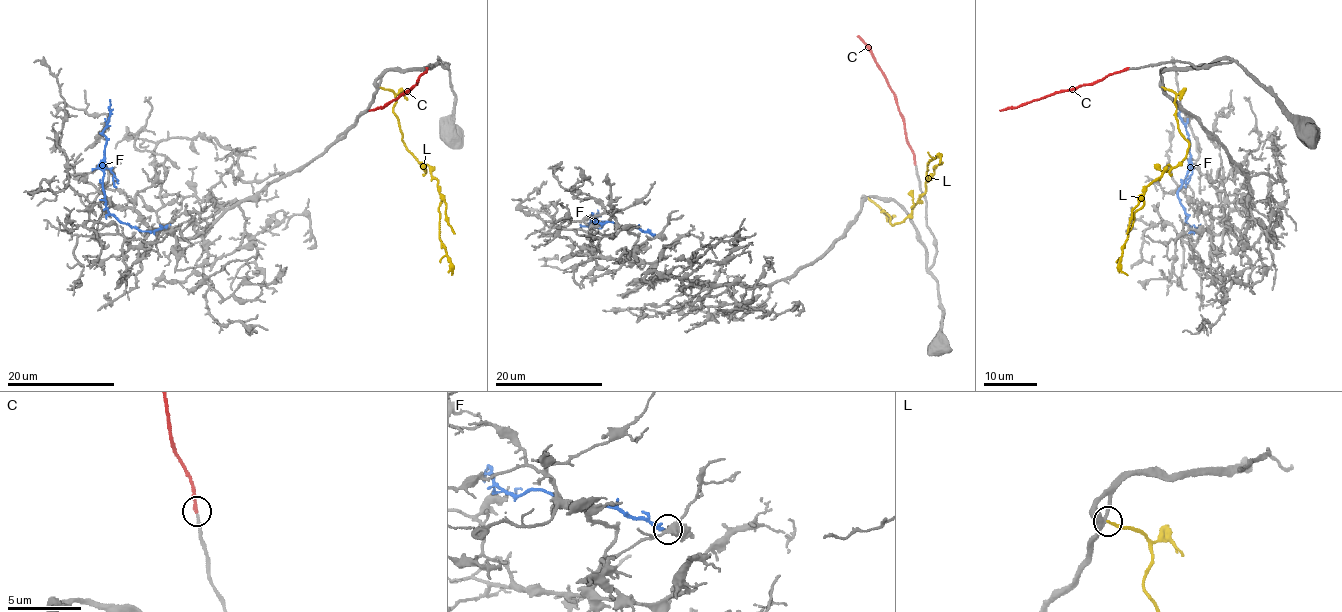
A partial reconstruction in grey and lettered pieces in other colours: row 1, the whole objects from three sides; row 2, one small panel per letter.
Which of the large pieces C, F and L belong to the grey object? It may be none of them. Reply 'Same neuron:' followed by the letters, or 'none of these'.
Same neuron: C

